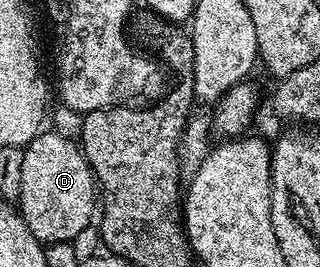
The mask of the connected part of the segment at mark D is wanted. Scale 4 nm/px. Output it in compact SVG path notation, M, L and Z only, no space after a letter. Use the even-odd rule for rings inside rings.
M41 132L33 142L23 147L22 188L18 199L19 214L26 220L30 232L42 244L53 242L72 242L87 226L93 225L98 210L98 183L90 164L84 158L84 152L75 141L64 134Z

